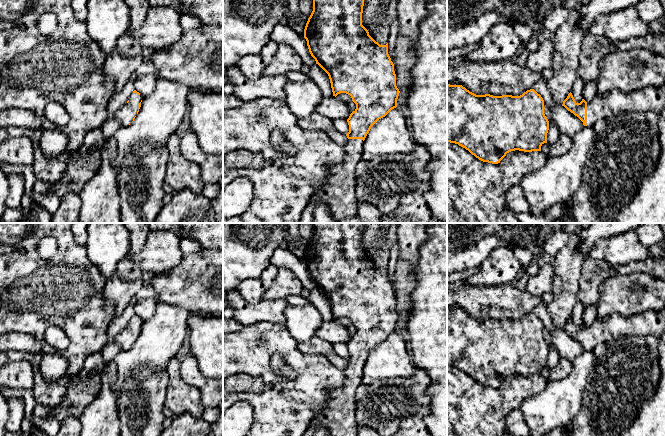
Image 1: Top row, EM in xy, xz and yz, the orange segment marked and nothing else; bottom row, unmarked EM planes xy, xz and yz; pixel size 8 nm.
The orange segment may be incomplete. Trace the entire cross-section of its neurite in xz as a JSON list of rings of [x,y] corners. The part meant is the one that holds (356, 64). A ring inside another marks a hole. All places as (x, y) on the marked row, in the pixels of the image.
[[[313,0],[313,11],[308,18],[304,29],[304,38],[311,56],[329,76],[333,96],[346,93],[351,96],[356,104],[356,109],[347,119],[349,132],[346,134],[348,141],[343,146],[345,159],[342,164],[332,167],[324,183],[319,185],[307,207],[304,209],[299,223],[312,223],[313,211],[318,204],[325,204],[330,210],[334,223],[339,223],[343,219],[356,216],[358,213],[358,202],[355,188],[355,168],[362,159],[363,143],[371,127],[381,118],[385,117],[392,109],[397,107],[399,89],[396,86],[396,74],[394,64],[388,54],[388,43],[380,45],[370,35],[368,30],[362,25],[364,0]]]

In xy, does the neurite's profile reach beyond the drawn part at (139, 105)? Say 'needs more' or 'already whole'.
needs more

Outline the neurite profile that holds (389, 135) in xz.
[[[396,107],[371,127],[363,143],[362,159],[371,161],[386,154],[409,153],[415,146],[406,125],[406,112]]]

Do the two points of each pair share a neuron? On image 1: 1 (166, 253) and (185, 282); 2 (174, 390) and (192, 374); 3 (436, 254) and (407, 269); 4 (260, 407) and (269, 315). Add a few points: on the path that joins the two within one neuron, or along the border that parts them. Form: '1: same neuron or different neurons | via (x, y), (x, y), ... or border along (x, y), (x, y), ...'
1: different neurons | border along (183, 254), (182, 260), (171, 269)
2: different neurons | border along (179, 361), (180, 376), (199, 392), (200, 398)
3: different neurons | border along (424, 243), (413, 268), (413, 288)
4: different neurons | border along (283, 323), (254, 322), (245, 325)

